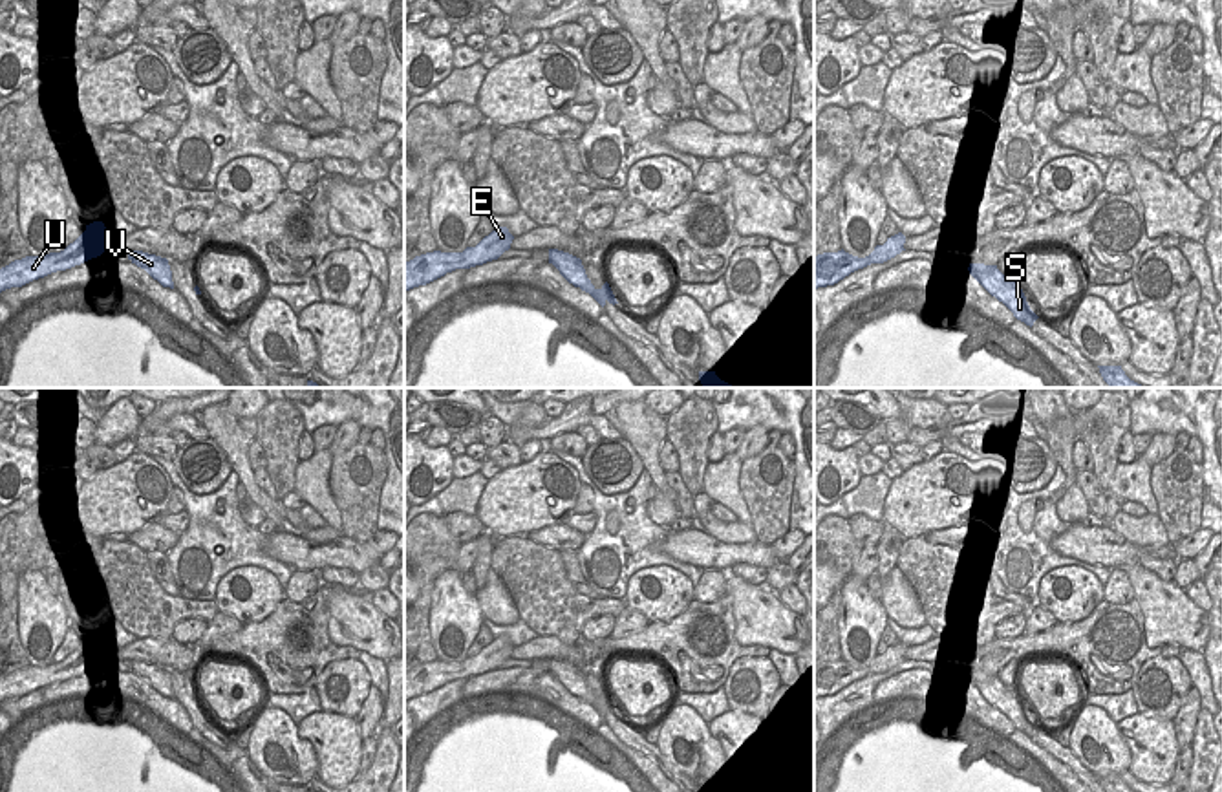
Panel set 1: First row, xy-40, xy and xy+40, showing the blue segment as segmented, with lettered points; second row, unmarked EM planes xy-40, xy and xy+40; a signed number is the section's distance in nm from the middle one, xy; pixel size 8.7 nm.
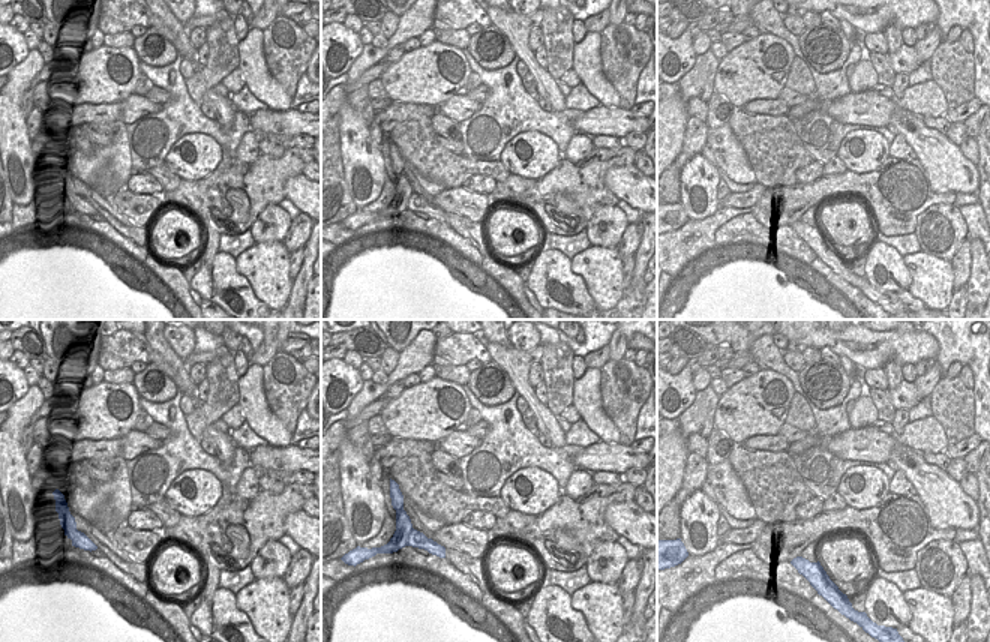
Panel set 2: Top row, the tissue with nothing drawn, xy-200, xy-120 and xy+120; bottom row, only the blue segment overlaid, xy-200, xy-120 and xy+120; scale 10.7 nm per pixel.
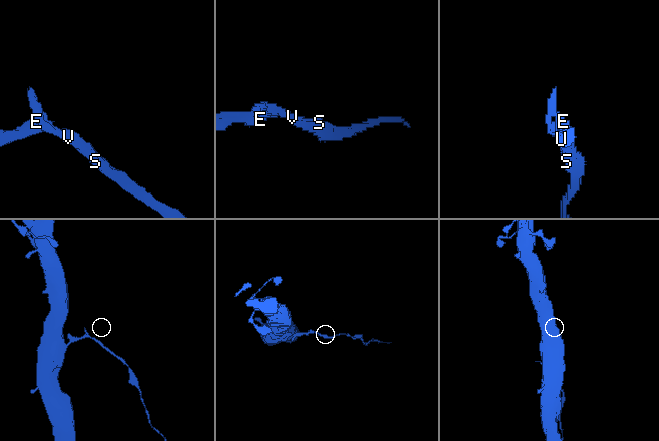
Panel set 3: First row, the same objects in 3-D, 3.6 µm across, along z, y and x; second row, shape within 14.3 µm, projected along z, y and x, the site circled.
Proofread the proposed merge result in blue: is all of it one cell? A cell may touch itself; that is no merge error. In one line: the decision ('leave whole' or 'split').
split

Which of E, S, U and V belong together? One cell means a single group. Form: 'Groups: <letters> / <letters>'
Groups: E U V / S.

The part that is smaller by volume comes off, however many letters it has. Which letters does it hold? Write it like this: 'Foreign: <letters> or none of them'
Foreign: S

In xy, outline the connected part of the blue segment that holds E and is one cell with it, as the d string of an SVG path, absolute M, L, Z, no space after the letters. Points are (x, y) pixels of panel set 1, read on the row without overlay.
M494 637L476 657L463 662L426 662L404 673L404 702L426 695L456 679L470 679L498 669L510 658L514 646L507 637Z

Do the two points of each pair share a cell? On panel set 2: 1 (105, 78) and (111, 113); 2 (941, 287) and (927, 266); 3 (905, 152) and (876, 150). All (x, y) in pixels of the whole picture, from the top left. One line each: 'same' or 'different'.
1: different
2: same
3: different

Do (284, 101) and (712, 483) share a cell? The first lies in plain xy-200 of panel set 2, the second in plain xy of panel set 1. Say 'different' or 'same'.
same

